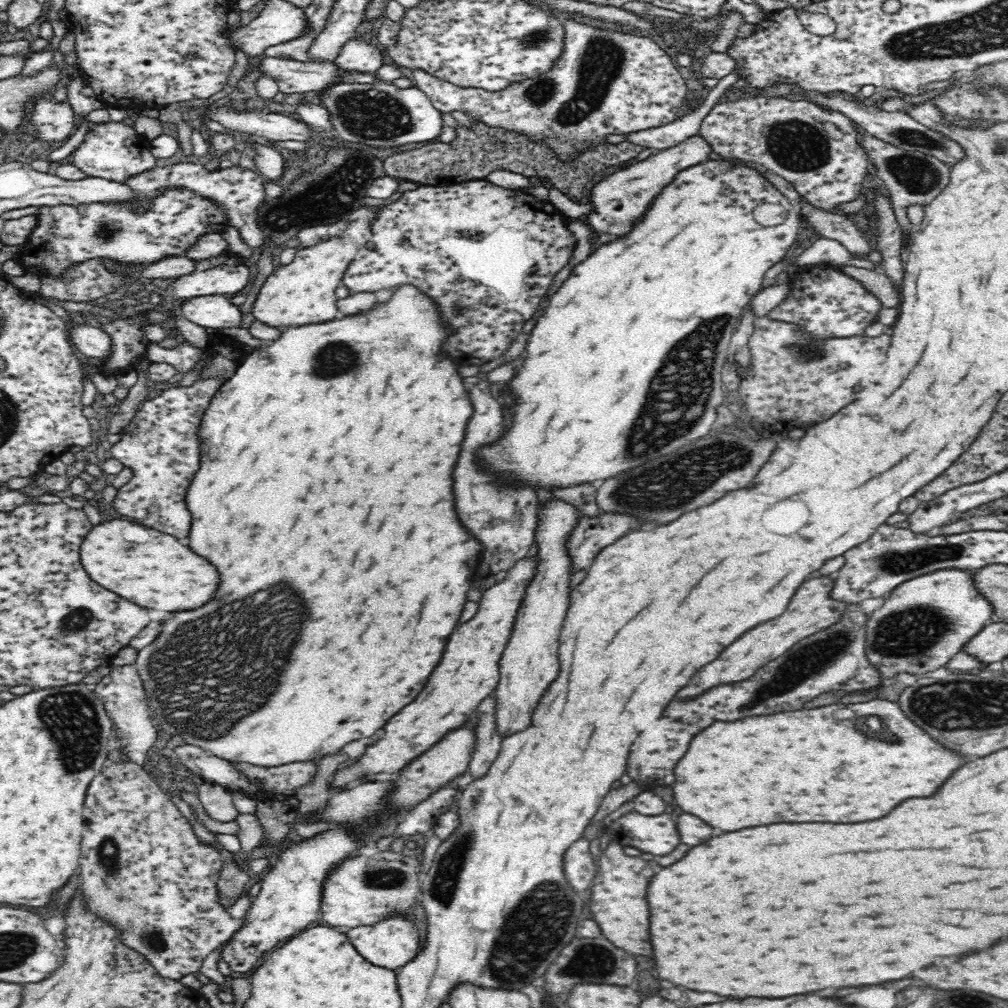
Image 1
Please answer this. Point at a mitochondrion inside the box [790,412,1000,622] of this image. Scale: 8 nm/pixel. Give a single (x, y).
(893, 562)

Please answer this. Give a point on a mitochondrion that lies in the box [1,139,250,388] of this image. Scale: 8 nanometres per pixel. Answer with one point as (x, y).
(106, 231)

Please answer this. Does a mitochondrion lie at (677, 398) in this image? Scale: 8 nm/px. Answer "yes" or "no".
yes

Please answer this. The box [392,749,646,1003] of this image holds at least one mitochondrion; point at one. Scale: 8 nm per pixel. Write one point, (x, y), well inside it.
(531, 932)

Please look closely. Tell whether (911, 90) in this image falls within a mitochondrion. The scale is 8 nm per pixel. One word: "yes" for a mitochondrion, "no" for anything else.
no

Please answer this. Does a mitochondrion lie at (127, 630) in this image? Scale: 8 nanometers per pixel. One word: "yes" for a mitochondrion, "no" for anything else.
no

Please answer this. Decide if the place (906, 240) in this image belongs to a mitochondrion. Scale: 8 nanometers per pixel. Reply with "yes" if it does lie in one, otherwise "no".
no

